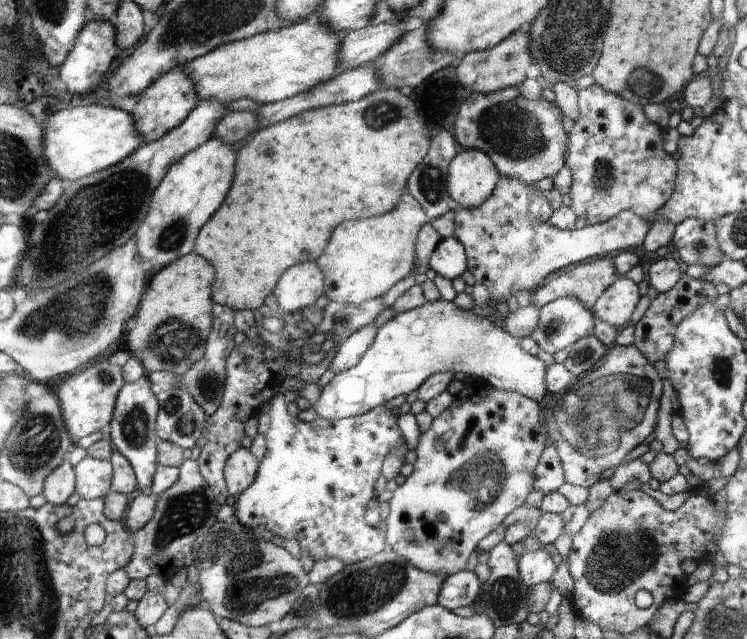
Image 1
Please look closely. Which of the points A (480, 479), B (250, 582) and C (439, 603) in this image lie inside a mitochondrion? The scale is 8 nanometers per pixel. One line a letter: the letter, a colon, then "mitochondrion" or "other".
A: mitochondrion
B: mitochondrion
C: other

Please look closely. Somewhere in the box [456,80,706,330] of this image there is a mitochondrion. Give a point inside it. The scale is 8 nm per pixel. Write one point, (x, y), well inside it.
(507, 127)

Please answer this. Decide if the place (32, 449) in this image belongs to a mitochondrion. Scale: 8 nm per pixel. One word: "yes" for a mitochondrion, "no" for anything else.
yes

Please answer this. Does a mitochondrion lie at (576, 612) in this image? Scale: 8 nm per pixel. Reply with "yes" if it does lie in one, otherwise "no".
no

